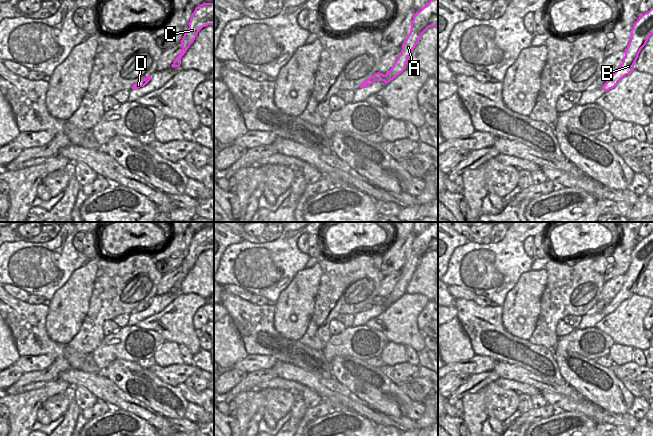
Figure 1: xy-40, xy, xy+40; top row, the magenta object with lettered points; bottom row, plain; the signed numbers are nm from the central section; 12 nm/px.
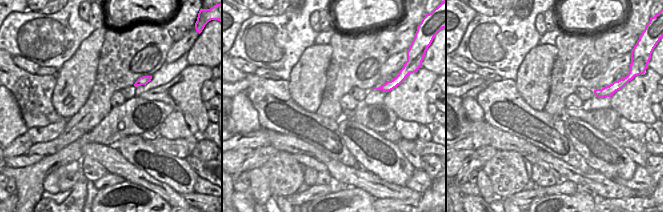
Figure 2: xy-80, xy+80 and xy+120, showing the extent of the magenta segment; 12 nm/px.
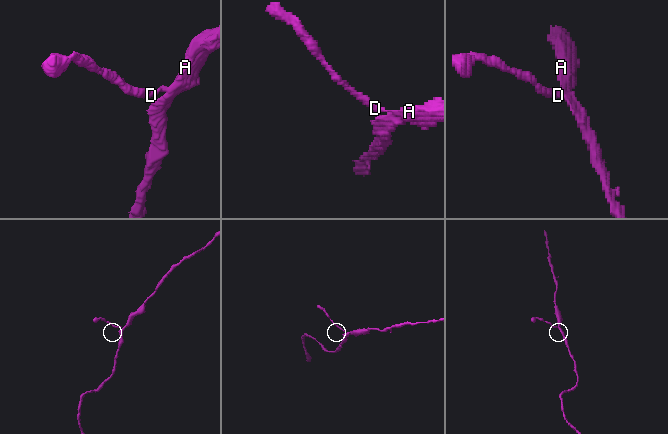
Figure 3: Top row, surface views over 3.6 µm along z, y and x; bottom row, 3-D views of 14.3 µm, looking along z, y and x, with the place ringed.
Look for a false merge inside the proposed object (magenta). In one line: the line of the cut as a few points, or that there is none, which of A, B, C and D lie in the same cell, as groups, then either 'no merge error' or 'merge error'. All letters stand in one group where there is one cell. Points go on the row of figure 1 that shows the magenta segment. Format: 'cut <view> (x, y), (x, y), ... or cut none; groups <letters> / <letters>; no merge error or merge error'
cut xy (385, 75), (384, 81); groups A B C / D; merge error

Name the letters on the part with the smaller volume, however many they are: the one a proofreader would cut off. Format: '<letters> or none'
D

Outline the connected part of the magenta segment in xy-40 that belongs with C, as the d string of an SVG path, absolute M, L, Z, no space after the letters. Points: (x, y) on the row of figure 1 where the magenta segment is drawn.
M214 2L203 3L196 7L191 14L189 28L184 34L182 40L182 49L180 54L175 58L172 67L179 67L181 64L181 58L186 53L190 45L194 42L198 32L208 25L214 26Z

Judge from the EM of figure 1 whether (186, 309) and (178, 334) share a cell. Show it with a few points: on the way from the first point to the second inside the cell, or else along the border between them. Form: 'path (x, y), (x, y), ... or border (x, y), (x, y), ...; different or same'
path (180, 315), (178, 317), (178, 328); same

